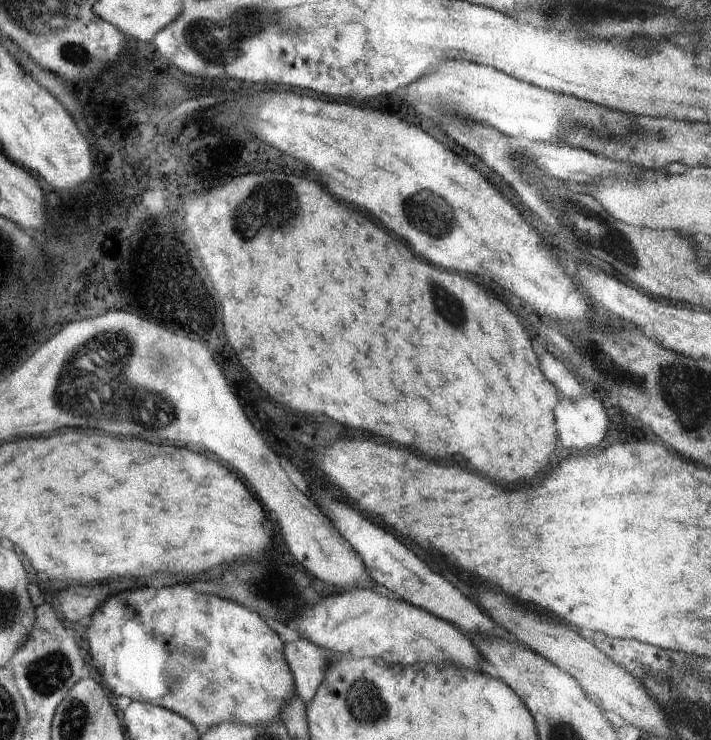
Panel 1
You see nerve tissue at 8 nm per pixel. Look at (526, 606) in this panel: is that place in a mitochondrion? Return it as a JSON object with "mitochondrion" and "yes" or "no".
{"mitochondrion":"no"}

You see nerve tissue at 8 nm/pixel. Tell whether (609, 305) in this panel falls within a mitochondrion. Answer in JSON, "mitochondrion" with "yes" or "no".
{"mitochondrion":"no"}

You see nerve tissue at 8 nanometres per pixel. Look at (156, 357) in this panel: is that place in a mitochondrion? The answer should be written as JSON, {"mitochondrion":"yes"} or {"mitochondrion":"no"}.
{"mitochondrion":"yes"}

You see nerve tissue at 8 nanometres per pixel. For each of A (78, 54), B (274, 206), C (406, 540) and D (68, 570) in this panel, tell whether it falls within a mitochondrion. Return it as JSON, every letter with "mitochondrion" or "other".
{"A":"mitochondrion","B":"mitochondrion","C":"other","D":"other"}

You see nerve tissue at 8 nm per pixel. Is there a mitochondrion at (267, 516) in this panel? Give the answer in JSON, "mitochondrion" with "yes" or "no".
{"mitochondrion":"no"}

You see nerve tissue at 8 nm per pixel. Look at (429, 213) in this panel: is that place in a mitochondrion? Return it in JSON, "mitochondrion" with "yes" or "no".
{"mitochondrion":"yes"}

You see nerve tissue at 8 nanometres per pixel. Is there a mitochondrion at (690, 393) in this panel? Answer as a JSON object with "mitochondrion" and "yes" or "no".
{"mitochondrion":"yes"}

